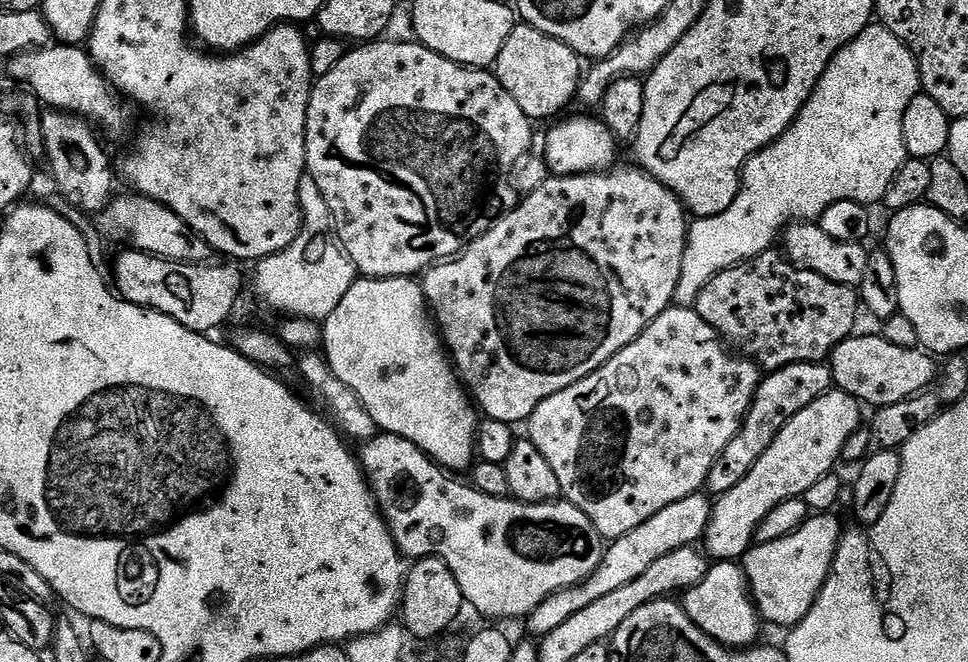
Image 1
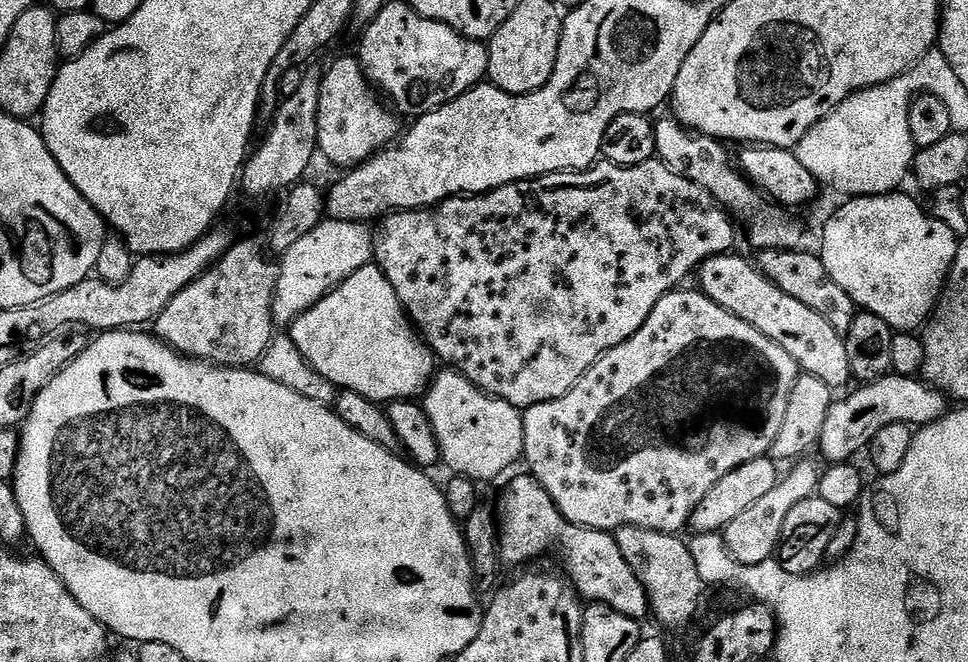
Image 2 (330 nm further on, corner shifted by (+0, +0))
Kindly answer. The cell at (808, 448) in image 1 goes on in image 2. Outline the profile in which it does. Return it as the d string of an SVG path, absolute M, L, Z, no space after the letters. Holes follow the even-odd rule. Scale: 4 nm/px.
M889 374L881 380L874 380L857 388L860 388L857 392L849 391L845 400L837 399L830 406L830 414L826 418L824 433L818 445L818 452L825 456L825 461L834 464L851 461L856 458L852 456L871 445L882 426L932 424L941 420L950 408L949 397L920 378Z

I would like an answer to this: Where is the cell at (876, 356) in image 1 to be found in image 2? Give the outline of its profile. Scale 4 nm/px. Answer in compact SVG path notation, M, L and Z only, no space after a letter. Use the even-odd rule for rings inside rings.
M725 254L705 260L698 269L699 291L718 302L722 310L742 318L742 322L766 334L770 342L778 342L778 346L794 358L801 373L822 378L822 382L833 390L847 389L852 371L846 358L844 336L836 332L822 314L810 310L810 306L802 306L802 302L798 302L798 298L790 298L786 290L778 290L778 286L774 286L774 282L770 282L770 278L766 278L766 274L753 261L751 264L736 255Z

